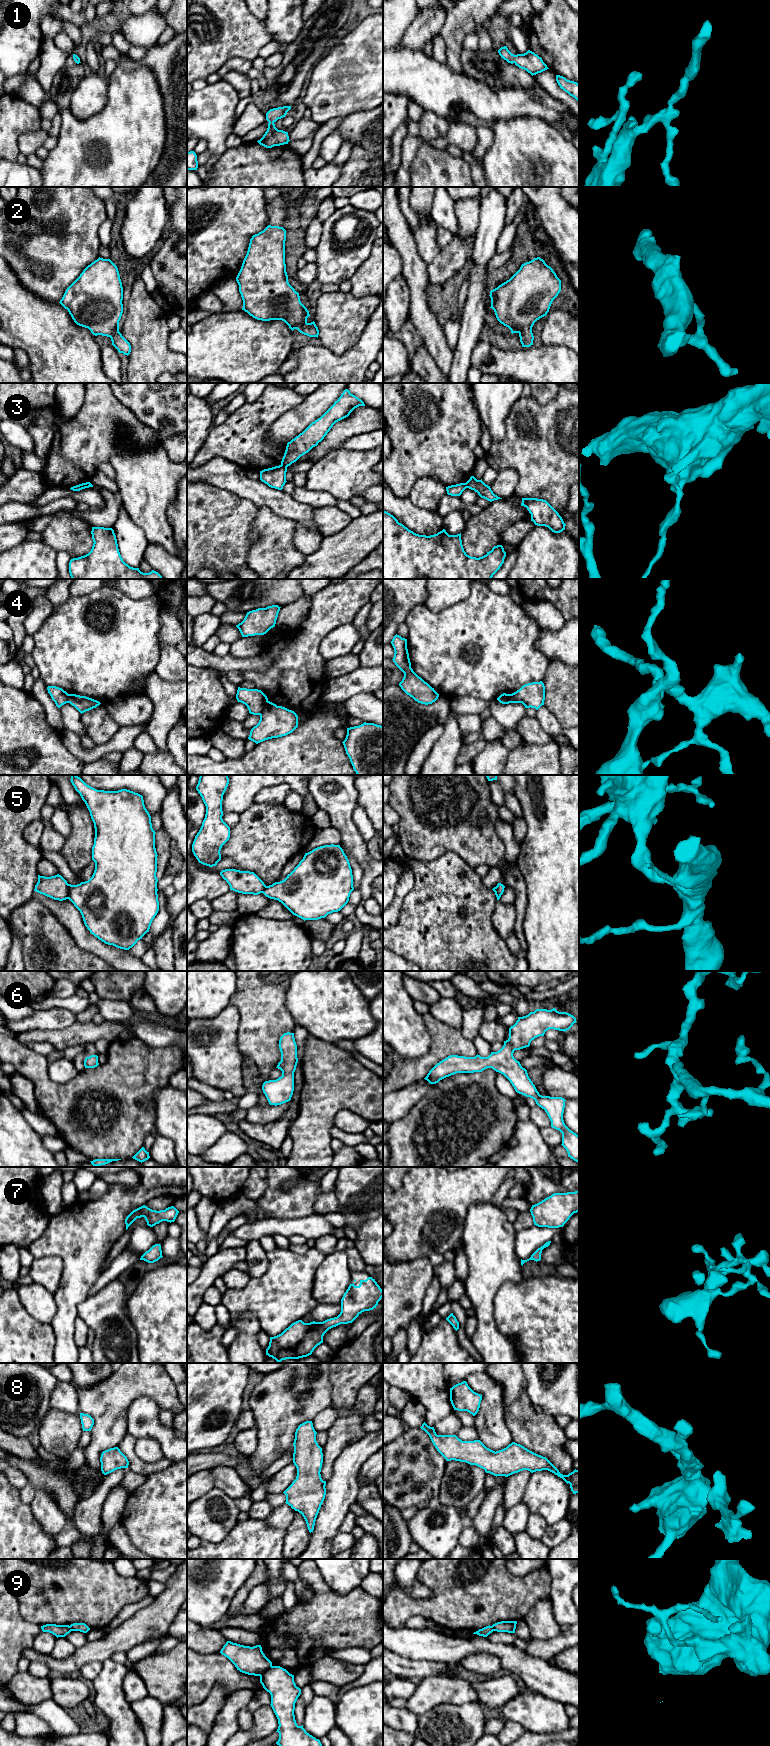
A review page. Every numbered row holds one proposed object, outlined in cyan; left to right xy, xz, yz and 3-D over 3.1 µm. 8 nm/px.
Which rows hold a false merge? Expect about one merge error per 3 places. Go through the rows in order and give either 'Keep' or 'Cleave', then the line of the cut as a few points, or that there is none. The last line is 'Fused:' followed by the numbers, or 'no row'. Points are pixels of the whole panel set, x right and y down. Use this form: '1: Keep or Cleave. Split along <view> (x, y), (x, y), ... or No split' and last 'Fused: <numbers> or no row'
1: Keep. No split
2: Keep. No split
3: Cleave. Split along xz (281, 464), (286, 467)
4: Cleave. Split along xz (268, 701), (259, 714)
5: Cleave. Split along xy (69, 884), (67, 898)
6: Keep. No split
7: Keep. No split
8: Keep. No split
9: Cleave. Split along xz (271, 1665), (260, 1676)
Fused: 3, 4, 5, 9

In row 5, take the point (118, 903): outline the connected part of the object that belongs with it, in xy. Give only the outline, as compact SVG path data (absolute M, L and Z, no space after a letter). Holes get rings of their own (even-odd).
M77 775L71 783L85 802L94 823L95 838L92 877L77 885L68 885L68 899L80 911L87 929L99 940L129 950L149 932L159 911L157 894L157 852L155 831L143 796L127 789L97 790Z

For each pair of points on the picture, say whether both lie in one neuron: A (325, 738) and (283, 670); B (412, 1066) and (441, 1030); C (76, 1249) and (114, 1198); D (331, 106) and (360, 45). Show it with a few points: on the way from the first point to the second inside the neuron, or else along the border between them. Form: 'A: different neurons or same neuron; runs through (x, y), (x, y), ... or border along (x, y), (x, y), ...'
A: different neurons; border along (312, 717), (298, 726)
B: same neuron; runs through (423, 1064), (441, 1046), (441, 1041)
C: same neuron; runs through (85, 1236), (110, 1211)
D: same neuron; runs through (336, 91), (360, 67), (360, 60)

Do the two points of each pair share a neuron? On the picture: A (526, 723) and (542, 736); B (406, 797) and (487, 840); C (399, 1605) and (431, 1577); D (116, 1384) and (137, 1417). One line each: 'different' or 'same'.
A: same
B: same
C: same
D: different

